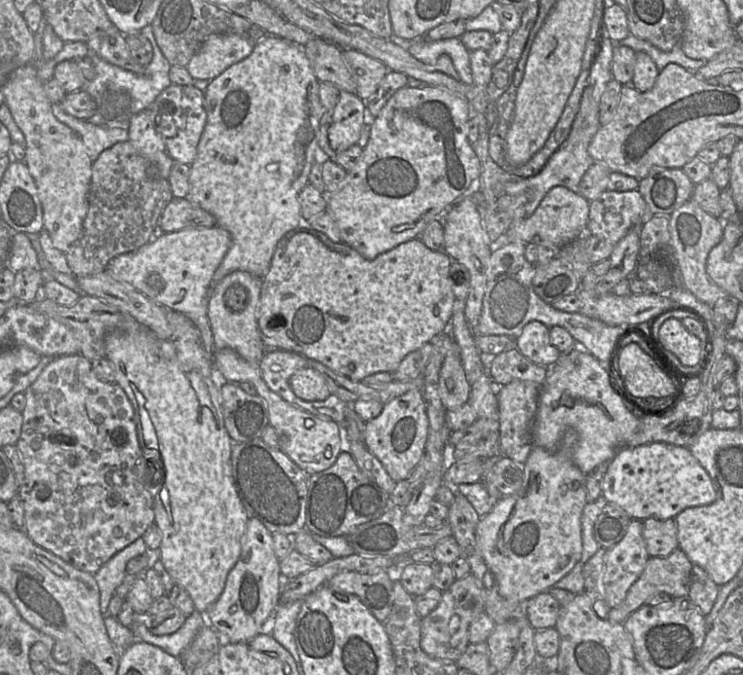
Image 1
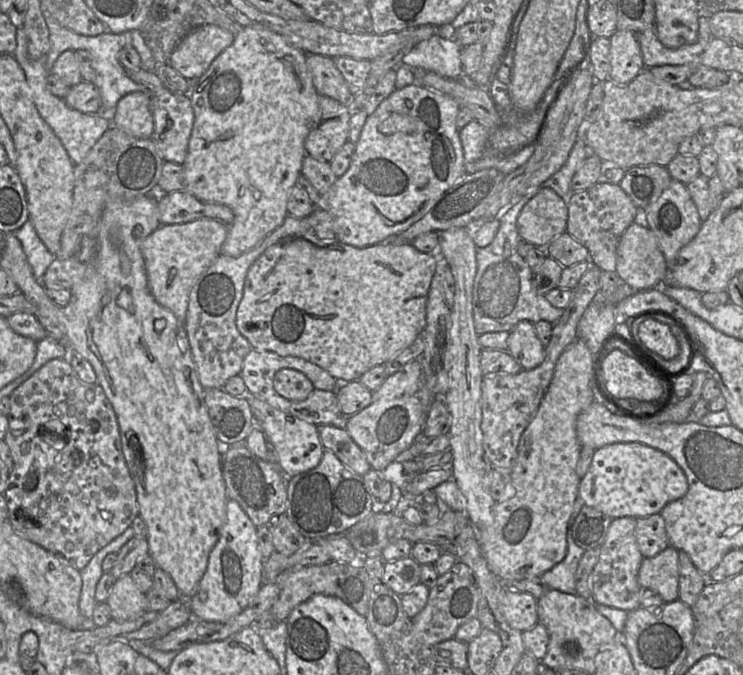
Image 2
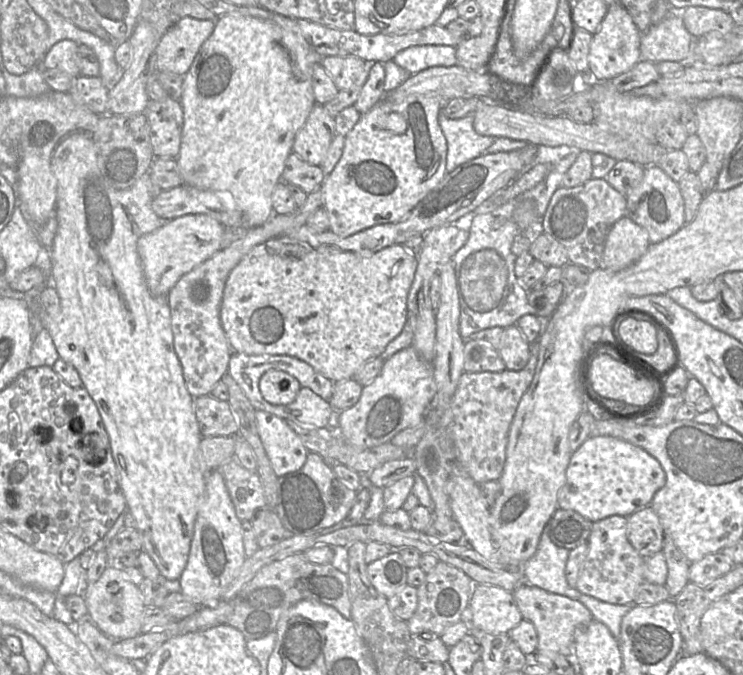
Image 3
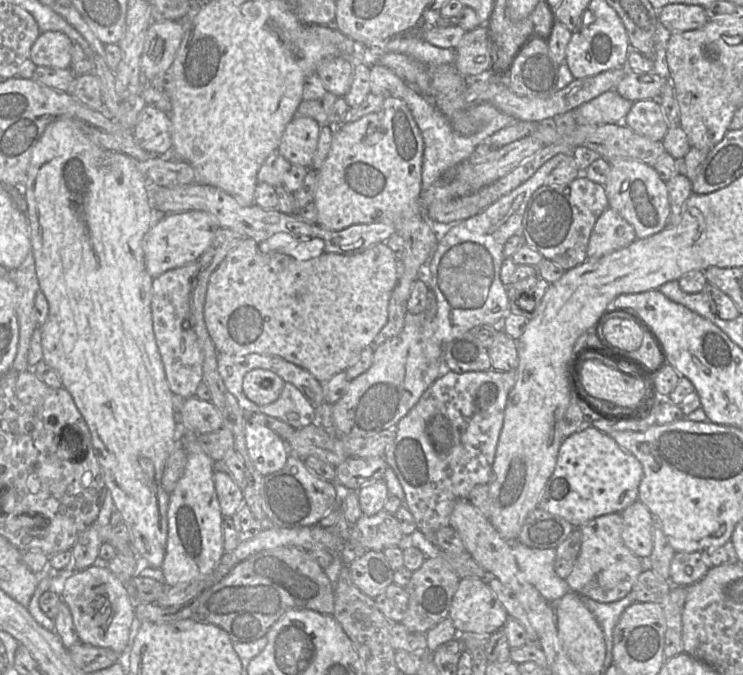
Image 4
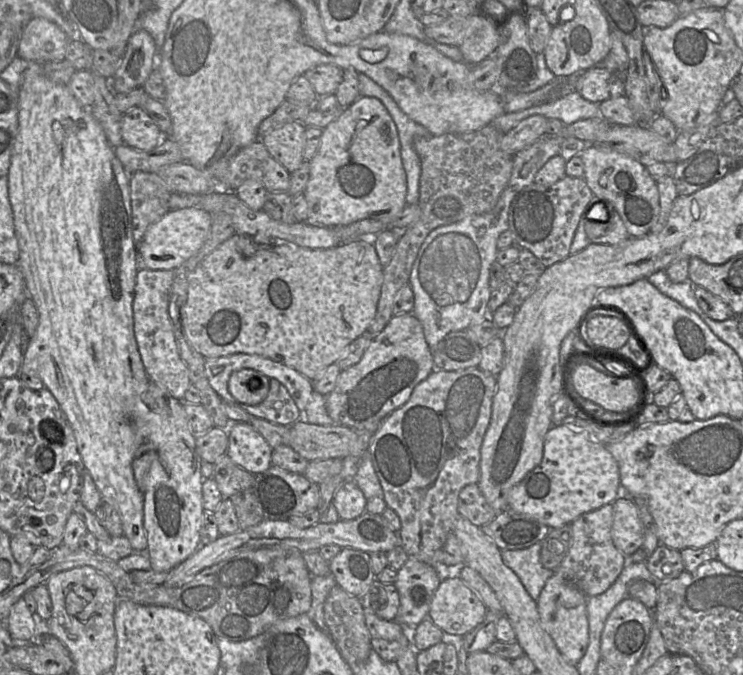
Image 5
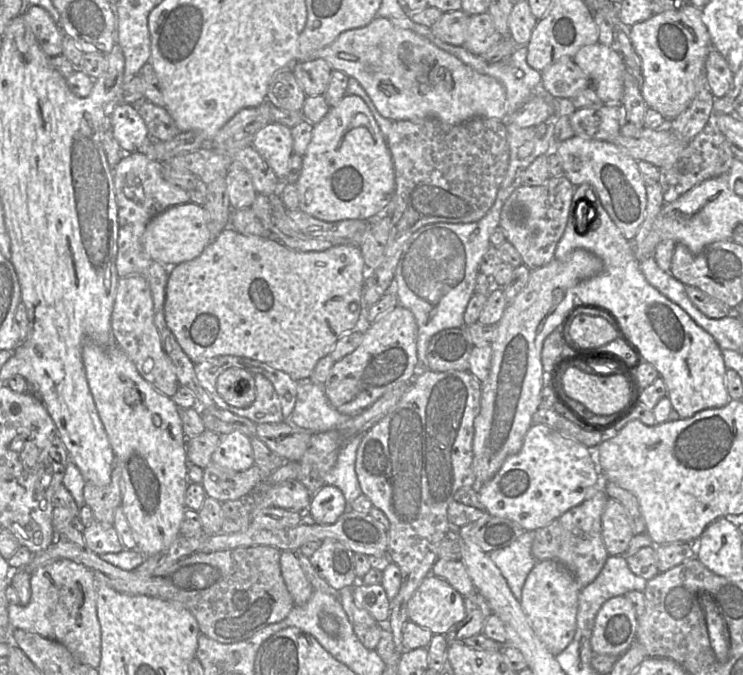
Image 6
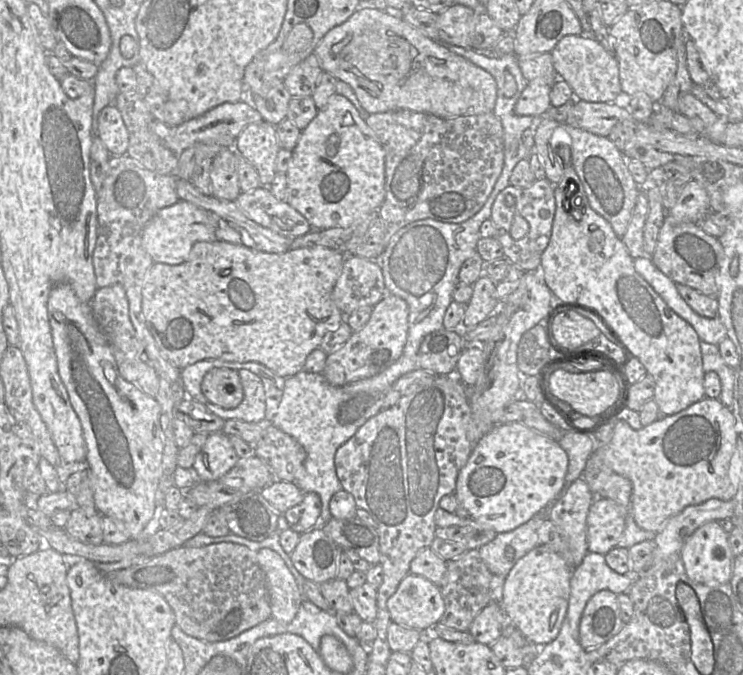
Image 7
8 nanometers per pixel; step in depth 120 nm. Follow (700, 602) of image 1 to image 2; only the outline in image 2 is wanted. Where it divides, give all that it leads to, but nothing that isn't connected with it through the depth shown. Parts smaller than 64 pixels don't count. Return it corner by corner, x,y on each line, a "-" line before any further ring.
679,551
679,596
689,607
692,607
708,580
693,564
689,556

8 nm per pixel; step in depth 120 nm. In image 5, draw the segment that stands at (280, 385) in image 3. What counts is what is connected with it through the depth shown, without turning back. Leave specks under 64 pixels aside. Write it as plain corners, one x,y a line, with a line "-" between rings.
250,368
234,371
228,380
228,390
239,402
257,405
264,401
269,392
270,378

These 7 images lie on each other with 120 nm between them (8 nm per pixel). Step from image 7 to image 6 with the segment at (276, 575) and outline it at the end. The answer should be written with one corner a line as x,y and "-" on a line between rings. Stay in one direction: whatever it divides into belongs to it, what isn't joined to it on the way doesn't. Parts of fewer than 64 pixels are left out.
282,551
280,556
281,574
295,606
305,604
313,587
305,576
295,552

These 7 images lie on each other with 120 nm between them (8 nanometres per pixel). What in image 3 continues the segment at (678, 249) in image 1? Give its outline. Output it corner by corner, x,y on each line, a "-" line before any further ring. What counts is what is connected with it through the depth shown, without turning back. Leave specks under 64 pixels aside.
645,166
641,183
625,195
626,216
647,230
651,243
658,243
680,230
685,224
684,200
678,183
657,166

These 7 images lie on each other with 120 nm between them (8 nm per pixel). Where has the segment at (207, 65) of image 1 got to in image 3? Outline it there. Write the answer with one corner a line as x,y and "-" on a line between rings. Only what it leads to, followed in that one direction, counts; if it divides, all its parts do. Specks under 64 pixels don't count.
182,18
160,39
156,47
157,72
184,76
203,43
211,36
215,21

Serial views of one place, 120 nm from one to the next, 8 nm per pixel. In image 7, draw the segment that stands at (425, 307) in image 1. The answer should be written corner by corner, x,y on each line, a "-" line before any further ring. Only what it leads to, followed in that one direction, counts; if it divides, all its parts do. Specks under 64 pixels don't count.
216,239
195,259
188,259
181,264
170,265
154,262
145,274
142,287
142,315
149,332
153,336
161,355
176,367
183,369
197,361
218,359
229,362
258,362
278,376
288,378
302,371
307,356
319,348
323,336
337,329
344,320
344,315
332,299
333,288
342,272
346,254
324,246
311,246
291,249
282,253
267,253

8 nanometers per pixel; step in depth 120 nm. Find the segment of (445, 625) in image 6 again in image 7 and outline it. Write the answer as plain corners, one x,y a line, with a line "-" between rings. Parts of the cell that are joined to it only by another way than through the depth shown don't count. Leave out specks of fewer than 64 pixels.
412,573
402,579
386,606
393,623
416,630
435,626
445,611
439,586

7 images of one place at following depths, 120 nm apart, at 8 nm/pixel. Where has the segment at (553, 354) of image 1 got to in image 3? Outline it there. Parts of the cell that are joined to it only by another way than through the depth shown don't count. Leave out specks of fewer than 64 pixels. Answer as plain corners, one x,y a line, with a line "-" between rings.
517,325
504,328
498,352
507,370
523,369
531,356
531,343

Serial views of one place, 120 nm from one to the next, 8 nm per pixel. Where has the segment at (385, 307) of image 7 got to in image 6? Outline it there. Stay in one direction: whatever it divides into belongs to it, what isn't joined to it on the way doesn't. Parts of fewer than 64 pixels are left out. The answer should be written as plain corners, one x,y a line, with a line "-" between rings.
397,305
382,318
373,323
363,334
361,344
350,354
334,362
330,373
323,384
325,395
330,405
338,412
355,416
377,401
385,393
413,381
417,357
417,323
413,313

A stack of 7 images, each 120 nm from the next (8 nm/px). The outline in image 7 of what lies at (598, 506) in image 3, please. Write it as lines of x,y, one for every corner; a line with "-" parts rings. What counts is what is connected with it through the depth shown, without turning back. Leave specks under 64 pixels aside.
502,423
495,426
473,446
467,463
458,473
454,494
474,521
484,524
497,533
509,532
529,521
561,495
566,485
567,470
568,456
557,441
520,423

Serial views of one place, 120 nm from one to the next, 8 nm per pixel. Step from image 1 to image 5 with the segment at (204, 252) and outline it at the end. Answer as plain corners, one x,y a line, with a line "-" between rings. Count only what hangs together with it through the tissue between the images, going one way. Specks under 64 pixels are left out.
196,207
166,212
146,230
138,245
138,268
175,269
194,256
209,236
212,214

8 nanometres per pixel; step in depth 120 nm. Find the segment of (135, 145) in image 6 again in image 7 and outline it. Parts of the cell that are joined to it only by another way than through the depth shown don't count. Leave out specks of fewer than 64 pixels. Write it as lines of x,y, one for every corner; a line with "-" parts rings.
109,105
103,108
97,119
96,136
111,155
124,155
129,145
129,133
120,111

